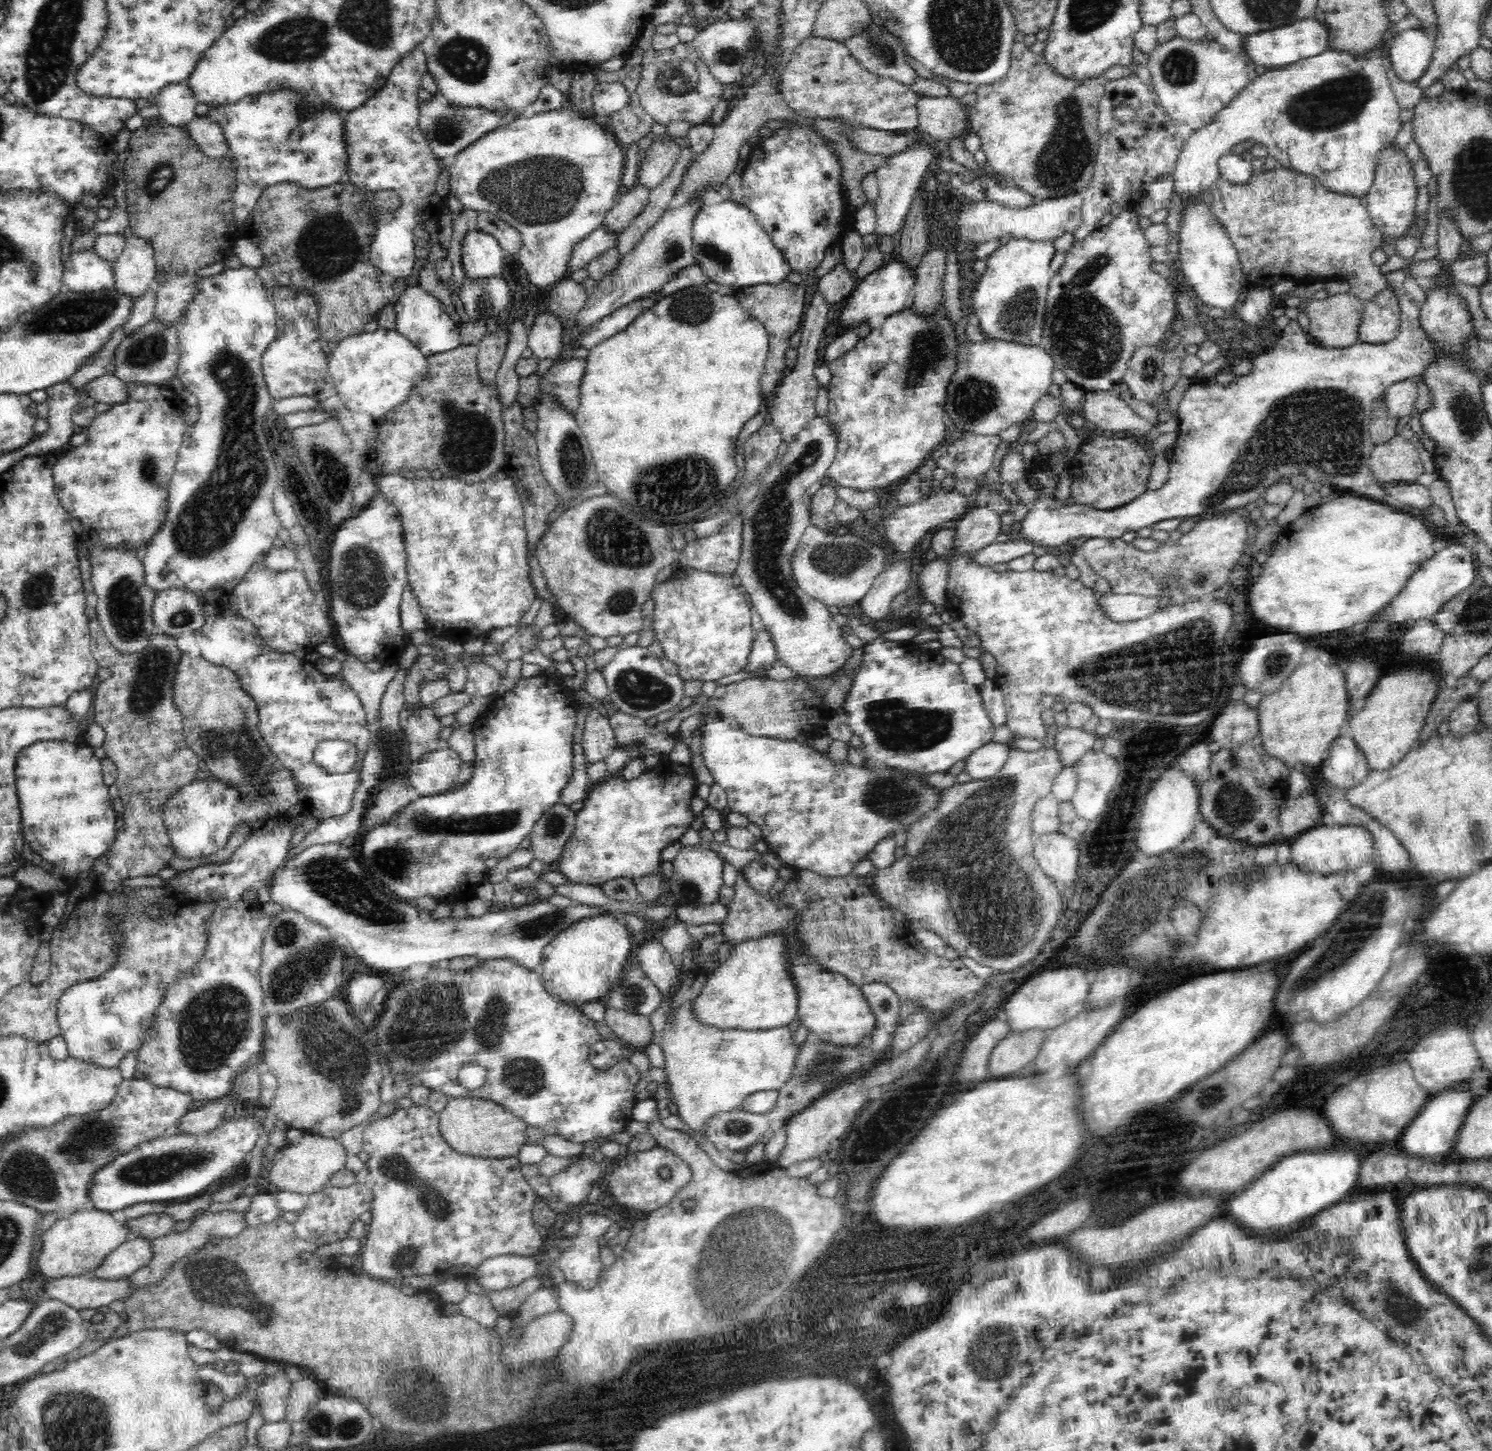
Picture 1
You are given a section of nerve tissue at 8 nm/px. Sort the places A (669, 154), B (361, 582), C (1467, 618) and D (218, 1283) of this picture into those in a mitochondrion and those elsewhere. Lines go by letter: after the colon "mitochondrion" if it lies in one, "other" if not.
A: other
B: mitochondrion
C: other
D: mitochondrion

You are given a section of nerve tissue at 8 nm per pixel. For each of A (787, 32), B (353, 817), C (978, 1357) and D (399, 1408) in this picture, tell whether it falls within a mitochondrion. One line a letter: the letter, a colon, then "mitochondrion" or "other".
A: other
B: other
C: mitochondrion
D: mitochondrion

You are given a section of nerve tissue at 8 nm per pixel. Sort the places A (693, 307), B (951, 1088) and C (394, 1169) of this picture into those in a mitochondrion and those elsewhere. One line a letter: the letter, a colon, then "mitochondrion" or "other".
A: mitochondrion
B: other
C: mitochondrion

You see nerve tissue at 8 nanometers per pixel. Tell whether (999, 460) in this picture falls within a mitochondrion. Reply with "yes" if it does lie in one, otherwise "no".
no

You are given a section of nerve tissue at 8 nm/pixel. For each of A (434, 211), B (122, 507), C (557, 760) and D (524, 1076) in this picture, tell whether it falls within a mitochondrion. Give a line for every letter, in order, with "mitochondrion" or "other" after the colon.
A: other
B: other
C: other
D: mitochondrion

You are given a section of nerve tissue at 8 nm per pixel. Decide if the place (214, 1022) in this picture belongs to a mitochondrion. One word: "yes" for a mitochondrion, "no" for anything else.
yes

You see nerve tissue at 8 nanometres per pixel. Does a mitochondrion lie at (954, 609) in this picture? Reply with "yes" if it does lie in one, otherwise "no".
no

